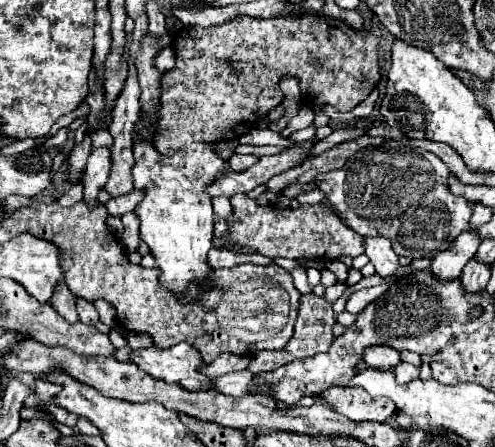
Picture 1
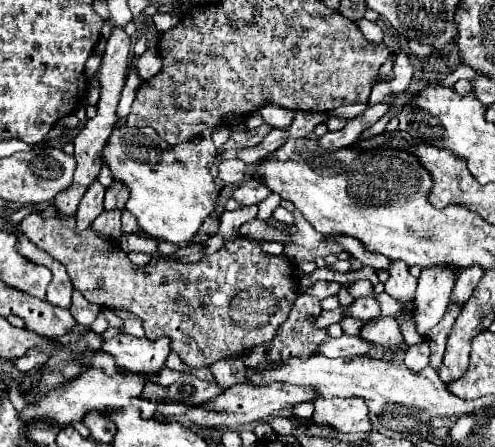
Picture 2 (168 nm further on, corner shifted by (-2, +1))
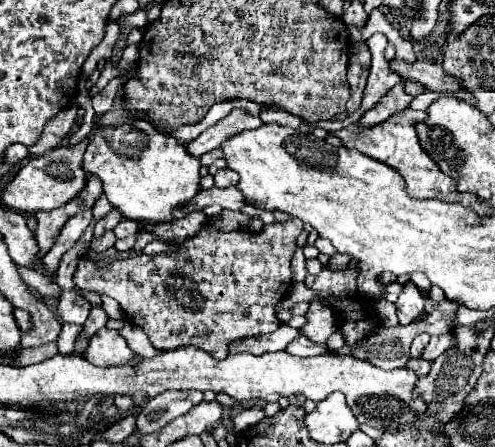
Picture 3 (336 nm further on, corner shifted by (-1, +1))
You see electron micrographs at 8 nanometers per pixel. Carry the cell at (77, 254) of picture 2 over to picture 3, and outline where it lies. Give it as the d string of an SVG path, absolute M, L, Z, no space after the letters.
M298 218L288 222L274 222L256 234L246 230L222 232L210 224L204 224L194 238L182 242L182 248L176 254L142 254L126 260L116 260L106 268L100 268L96 260L80 258L74 282L82 292L96 292L100 296L104 294L114 298L122 306L128 322L140 326L148 334L154 348L168 351L180 346L196 346L215 359L223 360L228 355L230 342L268 334L280 326L274 308L282 300L284 292L288 292L286 282L292 282L290 260L300 232L302 222Z

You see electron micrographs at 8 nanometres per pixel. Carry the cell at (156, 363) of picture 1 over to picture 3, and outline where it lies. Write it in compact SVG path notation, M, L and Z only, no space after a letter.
M102 328L88 344L84 358L94 366L138 366L140 356L126 344L118 330Z

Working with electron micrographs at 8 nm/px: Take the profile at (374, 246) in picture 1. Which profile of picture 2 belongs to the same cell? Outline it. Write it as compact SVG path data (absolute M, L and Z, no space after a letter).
M393 262L389 268L389 280L385 284L385 292L395 298L399 304L411 302L415 298L415 288L417 288L417 278L409 274L409 268L405 262Z

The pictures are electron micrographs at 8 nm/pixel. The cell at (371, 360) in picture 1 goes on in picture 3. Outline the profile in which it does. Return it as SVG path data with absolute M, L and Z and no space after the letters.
M298 336L294 338L288 346L286 346L286 352L290 354L296 354L296 356L320 356L320 354L336 354L332 352L326 344L318 344L318 342L312 342L310 338L306 336Z

